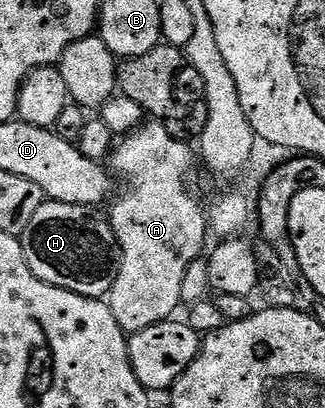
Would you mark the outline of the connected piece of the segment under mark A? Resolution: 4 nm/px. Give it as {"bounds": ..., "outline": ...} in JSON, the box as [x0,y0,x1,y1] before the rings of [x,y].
{"bounds":[107,120,207,335],"outline":[[[149,120],[138,126],[132,134],[124,135],[108,155],[108,169],[116,175],[119,182],[121,177],[125,191],[112,199],[113,207],[107,210],[109,223],[121,249],[119,276],[108,292],[107,301],[115,320],[119,320],[126,335],[138,334],[143,328],[168,322],[176,315],[173,313],[177,306],[182,305],[183,272],[191,268],[194,260],[202,257],[205,234],[207,238],[207,210],[204,205],[201,207],[200,200],[189,191],[193,158],[195,162],[194,147],[192,150],[189,146],[192,145],[178,138],[163,122]]]}

